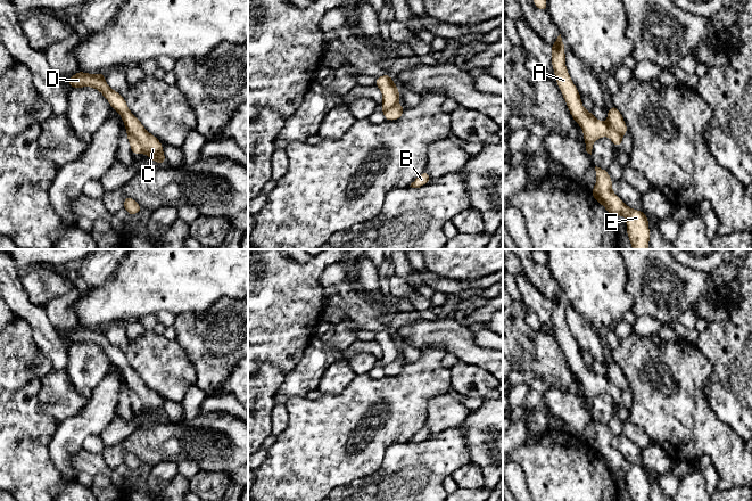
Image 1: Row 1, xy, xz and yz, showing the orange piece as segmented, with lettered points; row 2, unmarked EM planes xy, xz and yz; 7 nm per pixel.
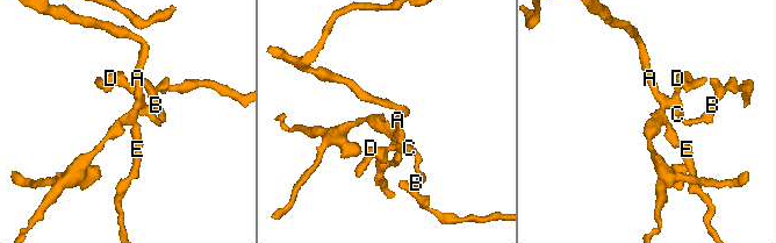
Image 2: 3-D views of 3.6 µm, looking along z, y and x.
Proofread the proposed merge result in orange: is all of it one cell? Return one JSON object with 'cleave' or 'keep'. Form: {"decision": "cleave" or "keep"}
{"decision": "cleave"}

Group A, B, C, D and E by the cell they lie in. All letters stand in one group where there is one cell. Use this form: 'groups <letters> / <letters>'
groups A E / B C D

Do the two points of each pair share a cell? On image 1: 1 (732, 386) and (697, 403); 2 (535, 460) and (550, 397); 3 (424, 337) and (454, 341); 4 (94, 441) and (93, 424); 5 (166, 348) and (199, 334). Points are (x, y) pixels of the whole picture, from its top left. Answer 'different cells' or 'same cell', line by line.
1: different cells
2: different cells
3: same cell
4: different cells
5: different cells

